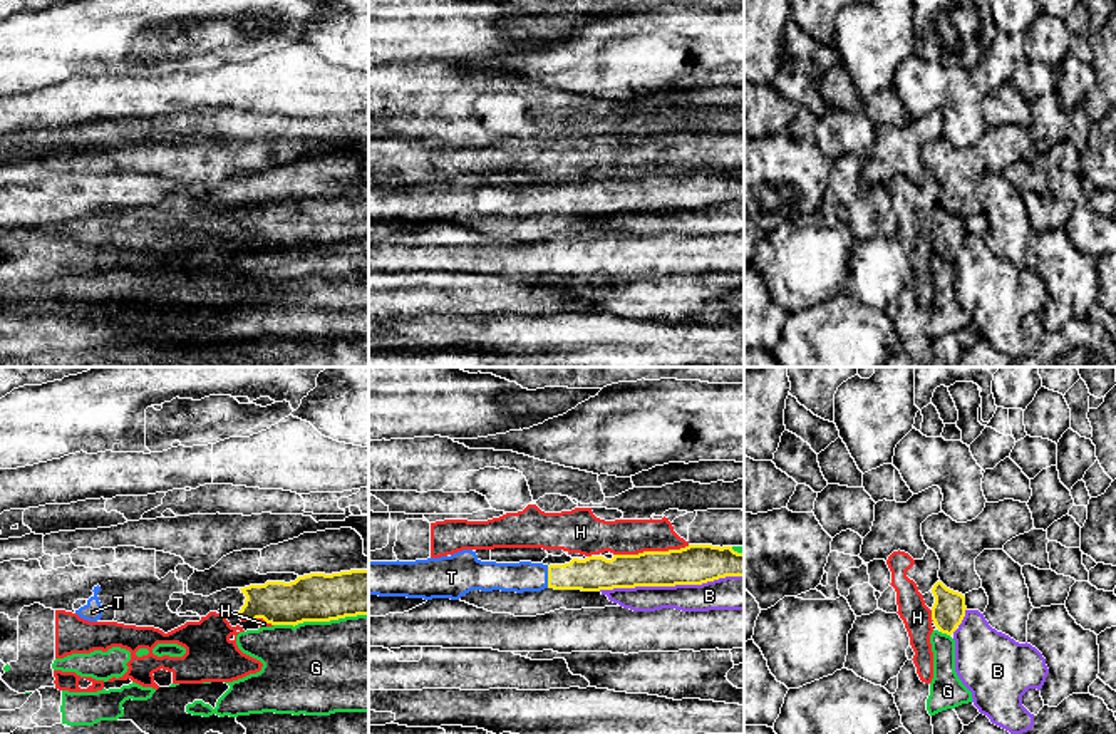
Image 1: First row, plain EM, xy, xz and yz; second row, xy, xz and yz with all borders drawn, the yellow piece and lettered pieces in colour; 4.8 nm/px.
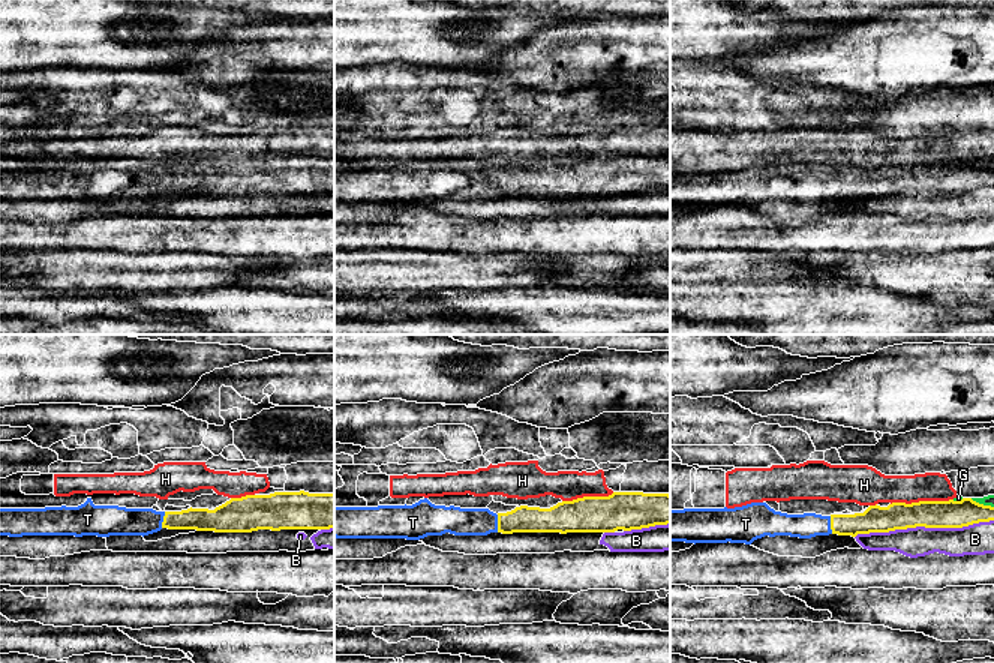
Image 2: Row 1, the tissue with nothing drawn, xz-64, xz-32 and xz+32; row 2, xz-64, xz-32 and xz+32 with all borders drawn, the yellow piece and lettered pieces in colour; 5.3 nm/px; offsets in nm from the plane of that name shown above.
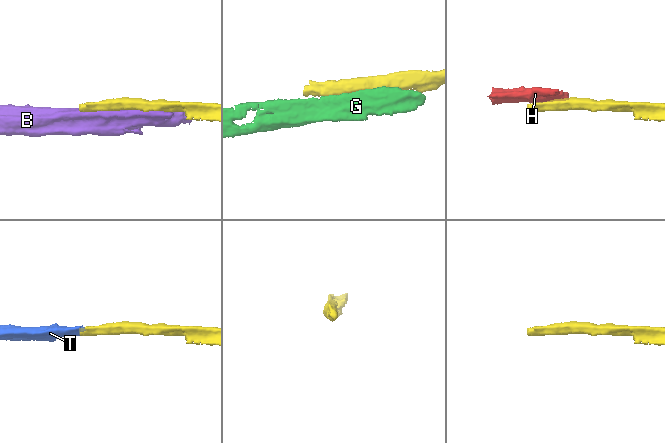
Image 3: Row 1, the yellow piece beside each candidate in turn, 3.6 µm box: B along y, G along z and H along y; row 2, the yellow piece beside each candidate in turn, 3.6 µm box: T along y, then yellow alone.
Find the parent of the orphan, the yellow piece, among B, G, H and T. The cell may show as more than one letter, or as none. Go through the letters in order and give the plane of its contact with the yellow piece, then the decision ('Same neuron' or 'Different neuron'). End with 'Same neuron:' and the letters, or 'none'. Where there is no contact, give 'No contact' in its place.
B: Touches yellow in xz. Different neuron
G: Touches yellow in xy. Different neuron
H: Touches yellow in xz. Different neuron
T: Touches yellow in xz. Same neuron
Same neuron: T

